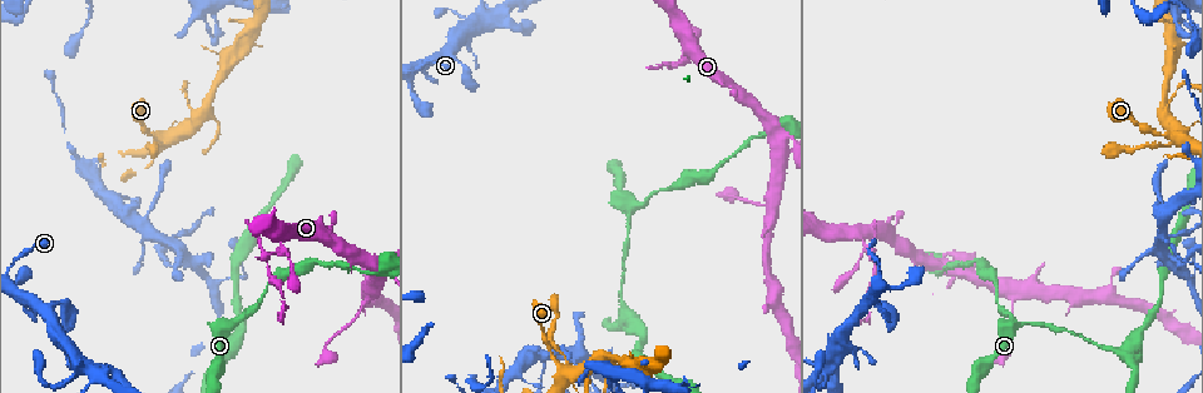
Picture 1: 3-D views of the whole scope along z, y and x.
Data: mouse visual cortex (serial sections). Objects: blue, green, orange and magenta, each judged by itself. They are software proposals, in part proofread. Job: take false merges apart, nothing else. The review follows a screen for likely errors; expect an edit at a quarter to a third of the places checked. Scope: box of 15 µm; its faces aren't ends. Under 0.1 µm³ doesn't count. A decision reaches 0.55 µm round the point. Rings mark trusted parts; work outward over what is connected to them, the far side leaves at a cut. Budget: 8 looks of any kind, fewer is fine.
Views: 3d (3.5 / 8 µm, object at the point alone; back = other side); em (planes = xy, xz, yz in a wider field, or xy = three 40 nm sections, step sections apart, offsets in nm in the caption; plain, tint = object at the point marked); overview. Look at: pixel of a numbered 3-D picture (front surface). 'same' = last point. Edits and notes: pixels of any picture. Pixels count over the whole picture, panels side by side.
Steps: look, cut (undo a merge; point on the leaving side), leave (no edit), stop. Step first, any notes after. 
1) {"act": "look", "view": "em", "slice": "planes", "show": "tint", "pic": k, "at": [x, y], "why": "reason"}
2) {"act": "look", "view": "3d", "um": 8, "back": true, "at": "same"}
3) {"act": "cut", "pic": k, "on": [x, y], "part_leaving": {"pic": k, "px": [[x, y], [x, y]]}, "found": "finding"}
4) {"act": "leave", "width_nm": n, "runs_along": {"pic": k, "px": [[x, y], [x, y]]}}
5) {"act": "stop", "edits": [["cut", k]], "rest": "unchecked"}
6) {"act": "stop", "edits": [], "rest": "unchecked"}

{"act": "look", "view": "3d", "um": 8, "pic": 1, "at": [280, 247], "why": "arms part here"}

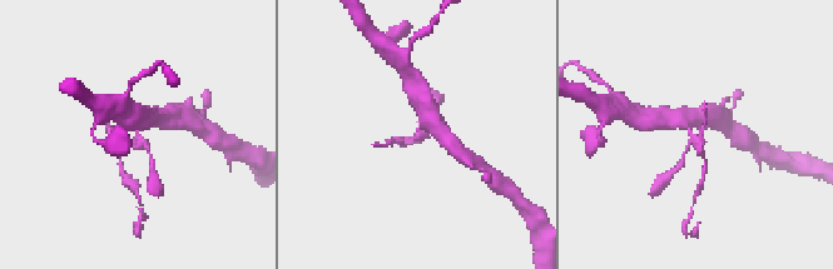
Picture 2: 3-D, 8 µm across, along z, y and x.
{"act": "look", "view": "3d", "um": 3.5, "pic": 2, "at": [419, 134]}

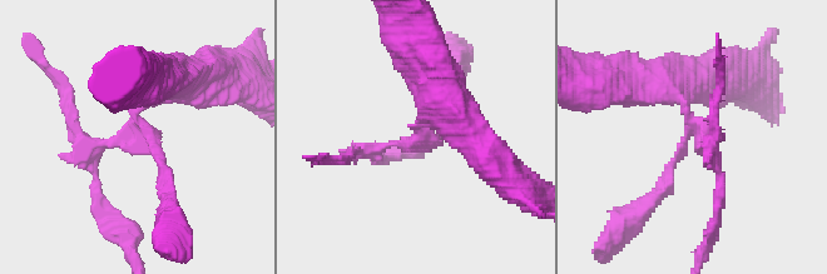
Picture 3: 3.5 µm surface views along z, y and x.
{"act": "cut", "pic": 3, "on": [379, 149], "arm_widths_nm": [150, 150, 400], "part_leaving": {"pic": 3, "px": [[420, 131], [377, 157]]}, "found": "two cells meet here"}

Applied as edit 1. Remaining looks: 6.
{"act": "look", "view": "overview"}

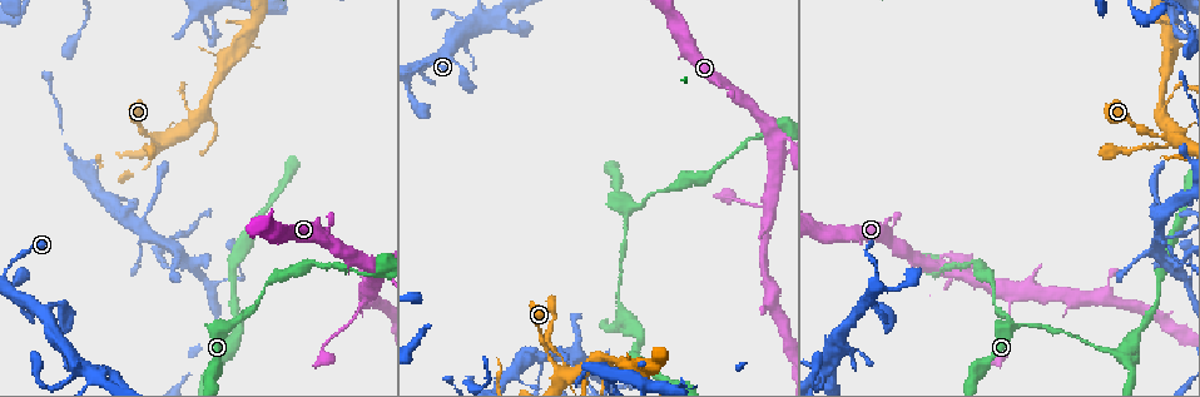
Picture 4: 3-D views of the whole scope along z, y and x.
{"act": "look", "view": "3d", "um": 8, "pic": 4, "at": [1018, 326]}

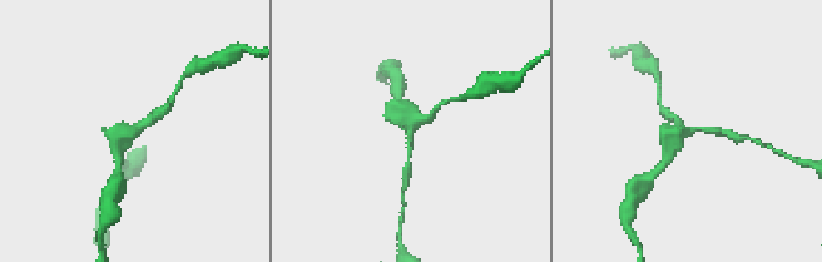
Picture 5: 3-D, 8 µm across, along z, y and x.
{"act": "look", "view": "3d", "um": 3.5, "pic": 5, "at": [410, 127], "why": "closer look"}

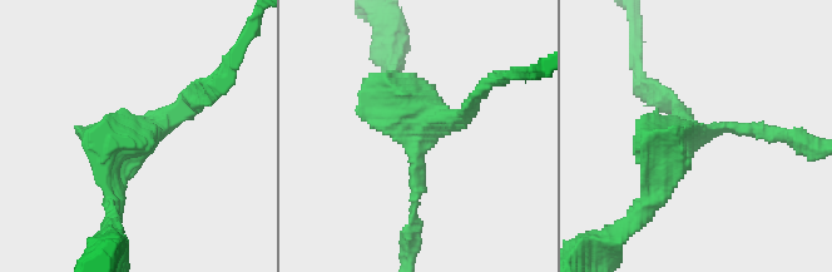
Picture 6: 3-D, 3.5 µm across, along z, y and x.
{"act": "look", "view": "em", "slice": "xy", "step": 3, "show": "tint", "pic": 6, "at": [419, 140], "why": "need the tissue"}

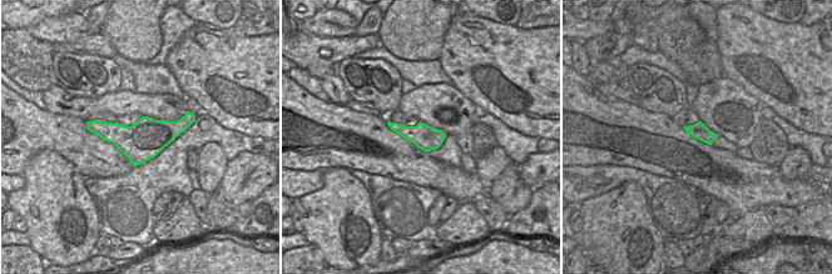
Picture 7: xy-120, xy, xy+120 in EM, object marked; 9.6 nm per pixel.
{"act": "leave", "width_nm": 240, "runs_along": {"pic": 7, "px": [[189, 118], [162, 133], [89, 124]]}, "found": "one cell here"}

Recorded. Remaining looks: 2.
{"act": "stop", "edits": [["cut", 3]], "rest": "unchecked"}

